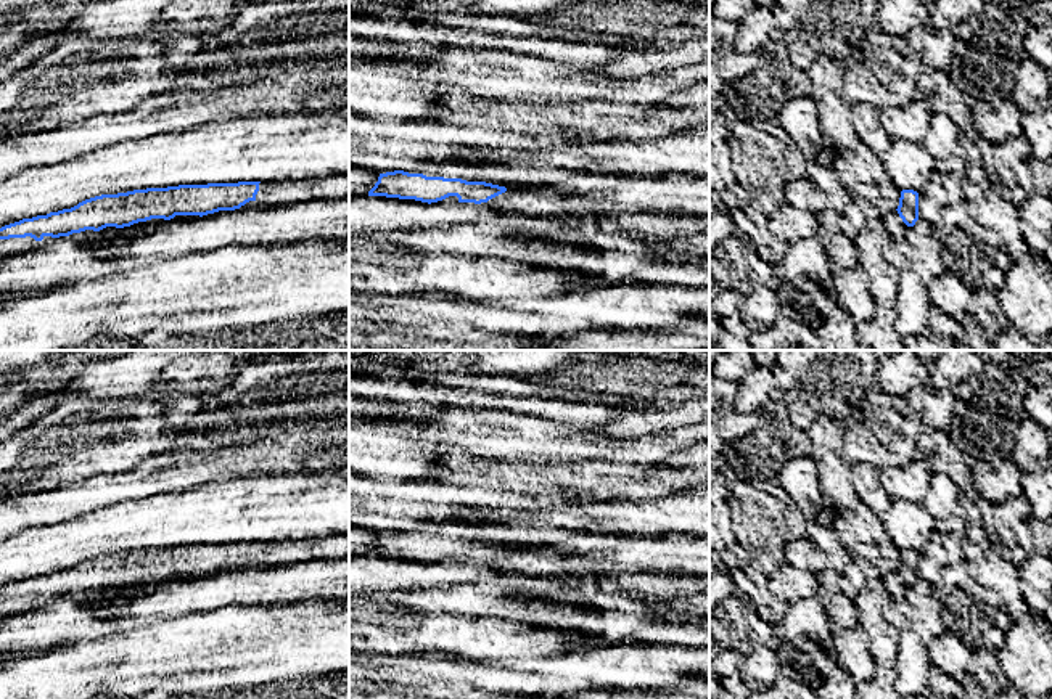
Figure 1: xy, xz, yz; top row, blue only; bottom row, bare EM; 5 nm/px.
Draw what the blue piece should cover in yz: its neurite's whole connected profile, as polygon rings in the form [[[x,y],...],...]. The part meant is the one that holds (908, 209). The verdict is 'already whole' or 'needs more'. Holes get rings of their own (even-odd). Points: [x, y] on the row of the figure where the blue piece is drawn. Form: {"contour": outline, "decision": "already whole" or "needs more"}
{"contour": [[[902,190],[899,206],[893,212],[883,215],[883,223],[888,230],[888,239],[901,243],[906,230],[912,227],[922,235],[933,235],[936,228],[918,215],[918,193],[914,190]]], "decision": "needs more"}

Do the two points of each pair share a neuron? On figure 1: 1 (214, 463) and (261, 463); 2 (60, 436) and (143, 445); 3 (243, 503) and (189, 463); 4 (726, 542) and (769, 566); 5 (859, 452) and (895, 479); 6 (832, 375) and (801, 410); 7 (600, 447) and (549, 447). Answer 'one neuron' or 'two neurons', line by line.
1: one neuron
2: one neuron
3: two neurons
4: two neurons
5: two neurons
6: one neuron
7: one neuron

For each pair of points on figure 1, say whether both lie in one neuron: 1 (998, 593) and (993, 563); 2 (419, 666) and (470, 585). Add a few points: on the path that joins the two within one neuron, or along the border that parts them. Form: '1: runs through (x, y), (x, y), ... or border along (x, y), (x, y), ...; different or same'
1: runs through (998, 585), (993, 580), (993, 571); same
2: border along (419, 651), (452, 651), (465, 658); different

